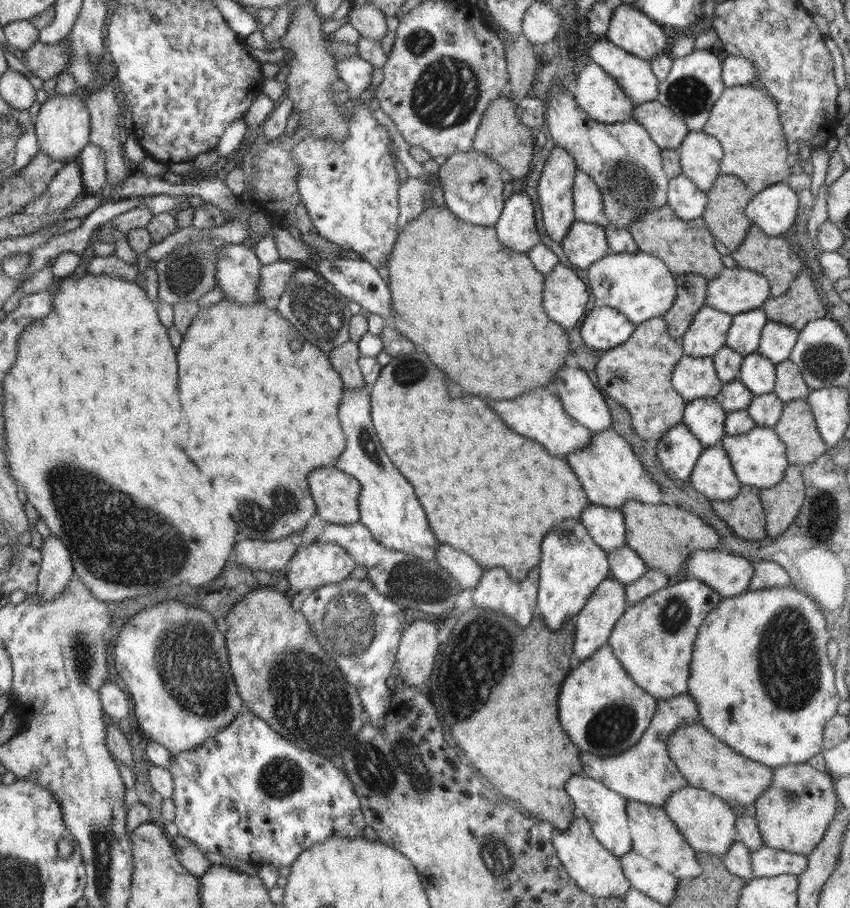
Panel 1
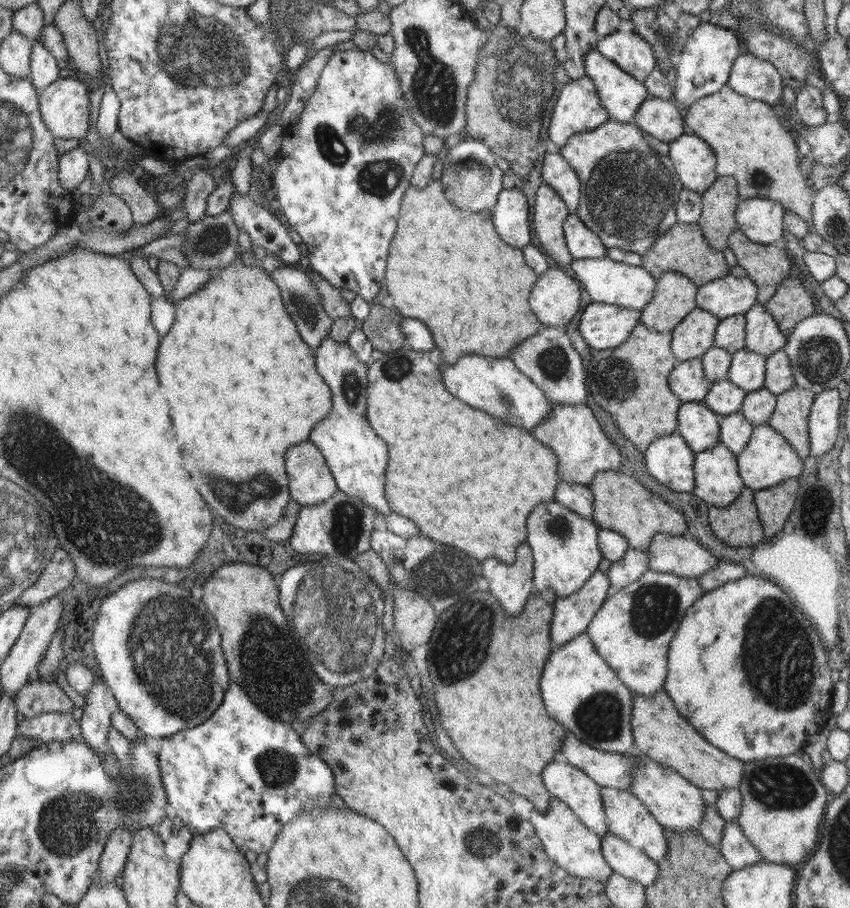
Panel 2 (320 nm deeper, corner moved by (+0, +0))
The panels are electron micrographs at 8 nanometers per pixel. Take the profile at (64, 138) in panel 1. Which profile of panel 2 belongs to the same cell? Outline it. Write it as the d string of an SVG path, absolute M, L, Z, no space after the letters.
M58 77L58 80L55 80L44 91L38 93L42 122L44 122L44 126L48 128L54 138L79 139L87 136L91 87L87 82L78 79Z

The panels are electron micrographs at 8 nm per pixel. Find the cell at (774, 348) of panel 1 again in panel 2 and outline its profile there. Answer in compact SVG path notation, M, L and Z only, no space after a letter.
M760 303L754 304L744 313L745 348L755 353L770 356L780 350L787 337L782 334L778 323Z

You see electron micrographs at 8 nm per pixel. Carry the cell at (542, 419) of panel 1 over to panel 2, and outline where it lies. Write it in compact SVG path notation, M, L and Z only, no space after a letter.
M466 354L466 356L459 356L454 366L442 361L438 365L442 382L450 394L522 430L531 432L539 422L542 422L543 418L546 418L553 407L543 390L540 390L530 378L520 373L514 361L508 357L490 358Z

